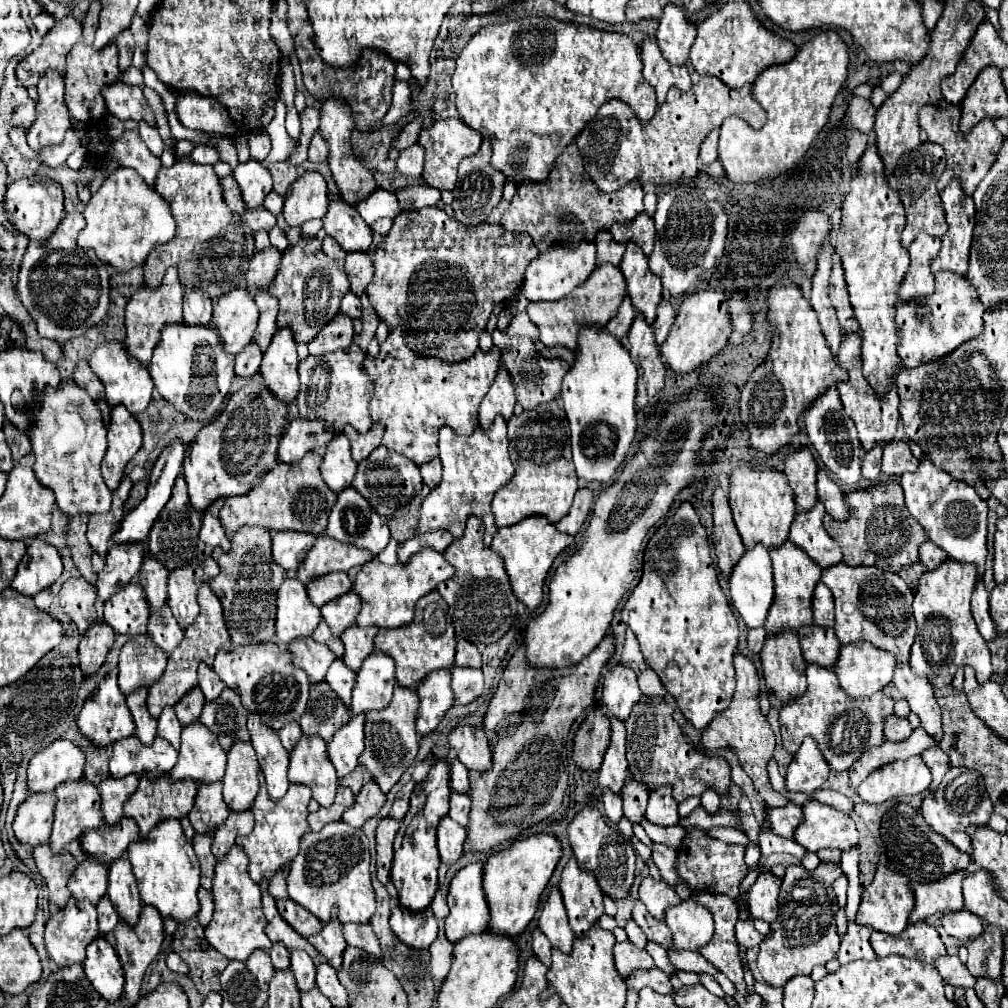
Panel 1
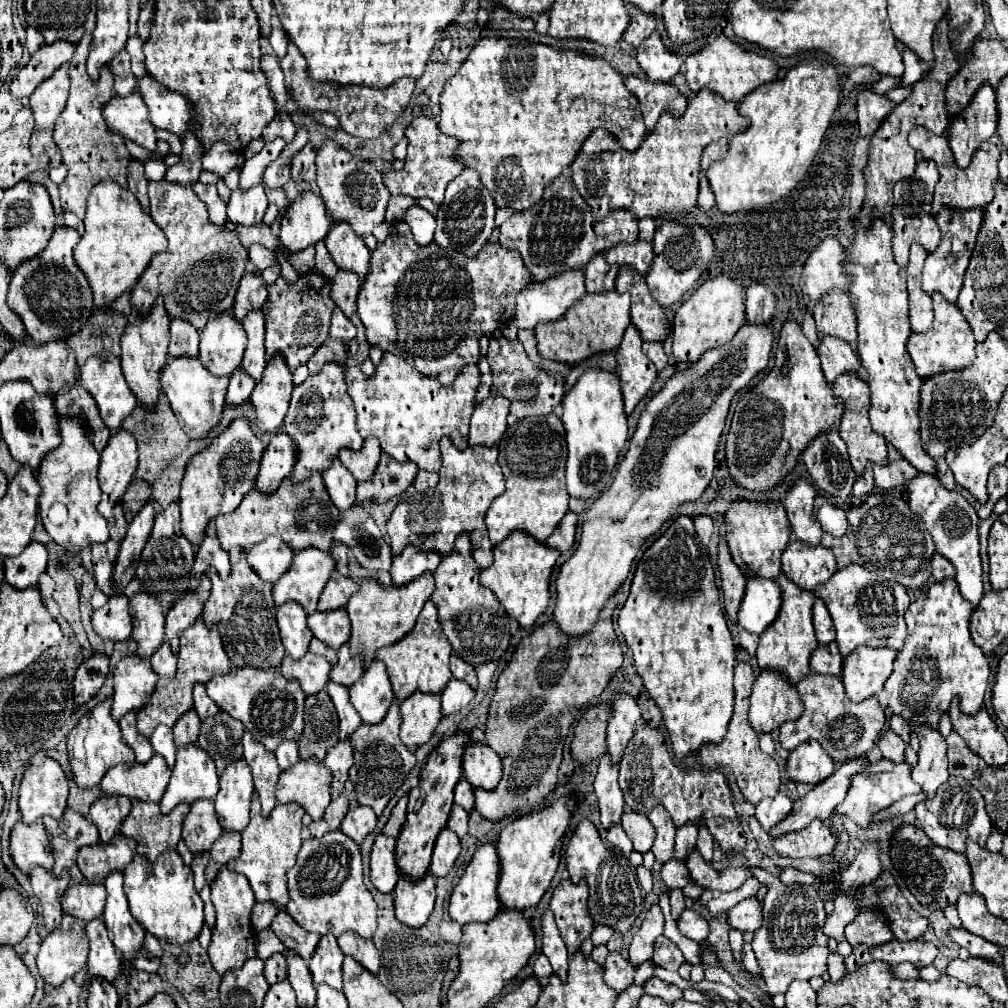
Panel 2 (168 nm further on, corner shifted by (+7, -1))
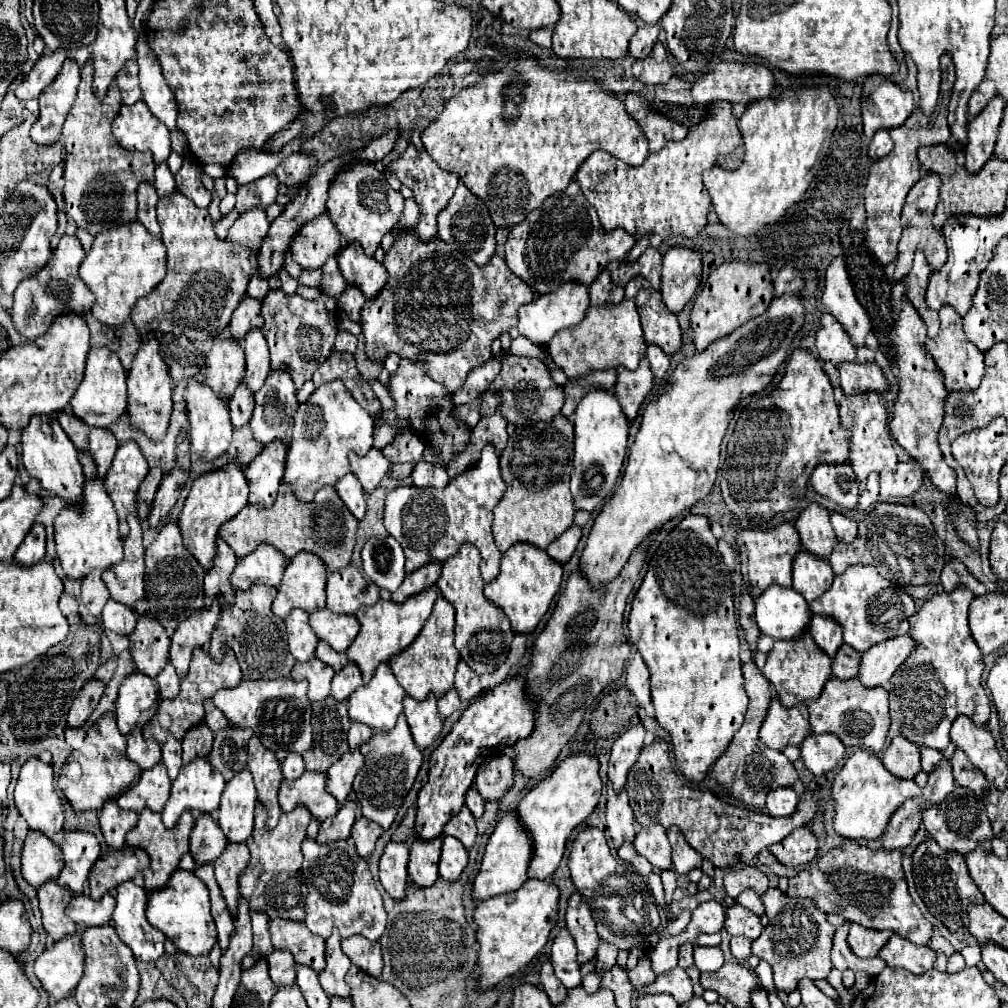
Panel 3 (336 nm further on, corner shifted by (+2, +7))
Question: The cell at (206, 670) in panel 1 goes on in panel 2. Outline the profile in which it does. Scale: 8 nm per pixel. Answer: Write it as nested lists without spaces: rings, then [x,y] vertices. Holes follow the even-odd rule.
[[[197,685],[193,689],[193,697],[195,697],[195,711],[197,711],[197,715],[199,715],[201,721],[207,719],[207,717],[215,717],[215,713],[219,711],[219,707],[207,697],[203,685]]]

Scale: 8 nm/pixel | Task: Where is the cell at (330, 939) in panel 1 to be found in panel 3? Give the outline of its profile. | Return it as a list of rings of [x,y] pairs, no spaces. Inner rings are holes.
[[[332,933],[326,939],[326,969],[320,973],[320,985],[330,997],[332,995],[350,997],[348,983],[344,981],[350,965],[352,963],[348,961],[344,951],[340,949],[340,935]]]

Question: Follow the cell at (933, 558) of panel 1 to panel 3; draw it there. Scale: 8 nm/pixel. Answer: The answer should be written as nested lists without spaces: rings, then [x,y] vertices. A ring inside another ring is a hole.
[[[950,559],[944,569],[942,569],[942,587],[944,591],[948,589],[954,589],[956,585],[964,585],[968,589],[972,589],[972,593],[978,593],[978,595],[984,595],[988,589],[984,583],[980,583],[968,569],[962,561],[958,559]]]

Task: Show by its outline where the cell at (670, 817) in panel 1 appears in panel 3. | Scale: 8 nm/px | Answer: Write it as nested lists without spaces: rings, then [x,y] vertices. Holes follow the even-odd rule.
[[[670,827],[666,833],[668,833],[670,847],[672,847],[672,863],[674,863],[674,869],[680,875],[684,875],[690,869],[702,865],[702,855],[696,853],[696,849],[688,847],[688,843],[684,841],[684,835],[680,833],[680,829]]]

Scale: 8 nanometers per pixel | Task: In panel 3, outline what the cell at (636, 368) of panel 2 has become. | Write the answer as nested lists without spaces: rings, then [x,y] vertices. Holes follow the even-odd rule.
[[[646,355],[642,357],[638,369],[634,371],[626,367],[618,367],[618,381],[614,385],[614,395],[618,397],[622,411],[630,417],[630,421],[638,415],[638,409],[644,397],[650,393],[652,385],[654,385],[654,377]]]

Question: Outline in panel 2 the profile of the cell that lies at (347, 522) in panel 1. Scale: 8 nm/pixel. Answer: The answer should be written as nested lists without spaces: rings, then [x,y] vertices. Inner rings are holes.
[[[353,505],[343,513],[341,521],[333,529],[333,537],[353,551],[361,567],[375,571],[391,569],[391,547],[385,543],[379,527],[361,505]]]

